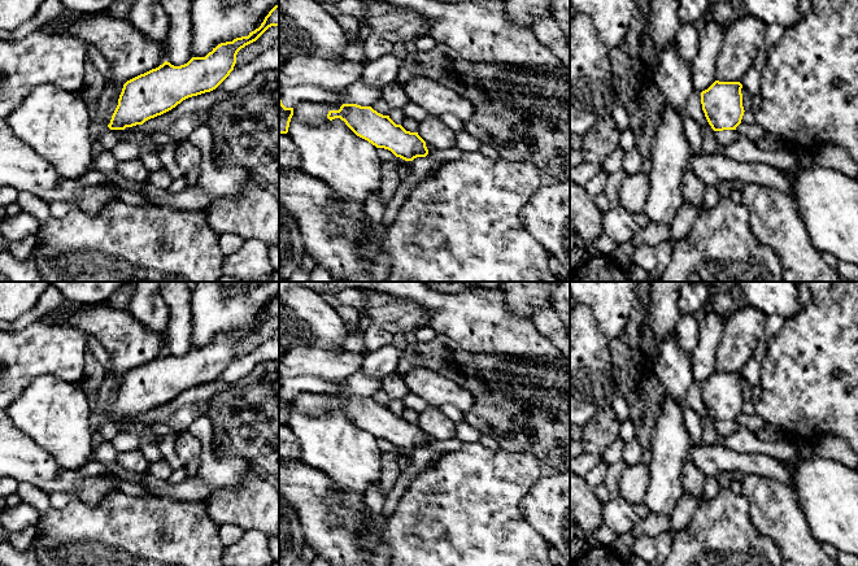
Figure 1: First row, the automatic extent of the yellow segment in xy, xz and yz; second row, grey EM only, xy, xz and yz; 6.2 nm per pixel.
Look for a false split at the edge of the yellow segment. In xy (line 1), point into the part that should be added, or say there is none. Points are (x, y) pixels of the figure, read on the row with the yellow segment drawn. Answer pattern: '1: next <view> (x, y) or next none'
1: next none

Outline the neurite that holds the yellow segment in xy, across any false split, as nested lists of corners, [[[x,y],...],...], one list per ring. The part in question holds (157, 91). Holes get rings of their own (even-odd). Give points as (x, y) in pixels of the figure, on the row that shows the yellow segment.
[[[279,4],[248,36],[218,44],[205,57],[174,66],[165,61],[123,84],[108,127],[125,130],[161,116],[183,100],[215,90],[234,70],[238,52],[256,42],[269,27],[279,26]]]

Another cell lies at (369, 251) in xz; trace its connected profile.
[[[378,241],[366,243],[357,249],[356,256],[361,260],[374,261],[379,254],[380,244]]]

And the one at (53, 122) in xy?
[[[51,83],[36,86],[5,121],[64,178],[78,180],[93,167],[90,114],[79,92]]]

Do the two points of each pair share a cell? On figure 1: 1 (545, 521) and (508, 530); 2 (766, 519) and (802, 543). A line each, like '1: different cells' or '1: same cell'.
1: different cells
2: same cell

